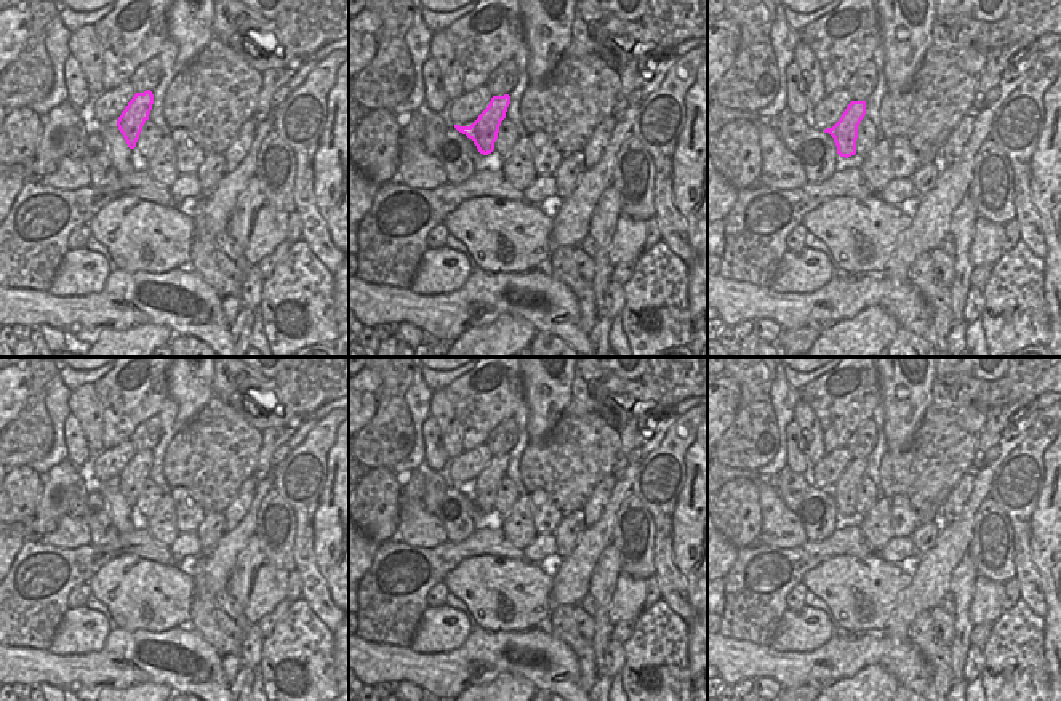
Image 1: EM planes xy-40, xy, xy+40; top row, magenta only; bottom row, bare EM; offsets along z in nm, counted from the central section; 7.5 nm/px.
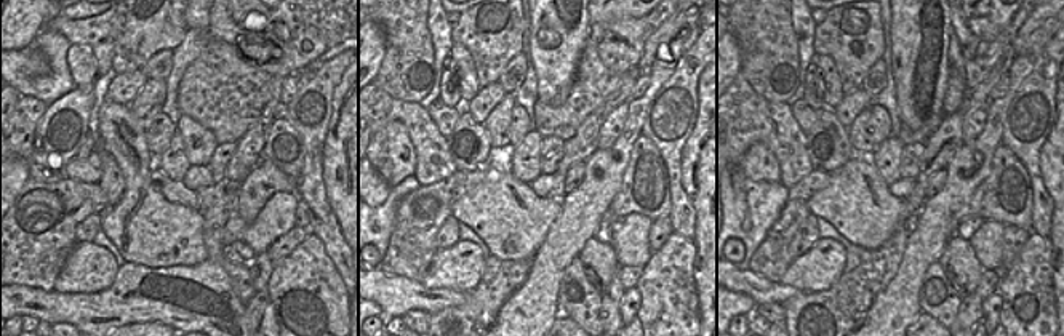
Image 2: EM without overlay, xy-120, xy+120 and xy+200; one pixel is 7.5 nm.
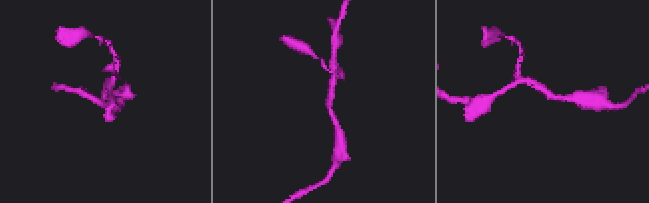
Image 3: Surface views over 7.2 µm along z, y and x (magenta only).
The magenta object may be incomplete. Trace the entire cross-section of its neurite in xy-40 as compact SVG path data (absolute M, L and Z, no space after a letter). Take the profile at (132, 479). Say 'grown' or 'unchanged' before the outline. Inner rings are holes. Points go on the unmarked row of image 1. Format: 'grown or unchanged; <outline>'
unchanged; M150 448L144 451L136 451L118 475L117 485L130 507L136 506L142 485L149 479L152 463L154 453Z

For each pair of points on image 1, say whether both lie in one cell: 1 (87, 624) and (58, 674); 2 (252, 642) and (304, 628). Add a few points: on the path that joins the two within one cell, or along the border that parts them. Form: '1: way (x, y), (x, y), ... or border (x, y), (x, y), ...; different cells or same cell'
1: border (104, 640), (80, 655), (48, 648); different cells
2: border (264, 639), (261, 661), (256, 668); different cells

